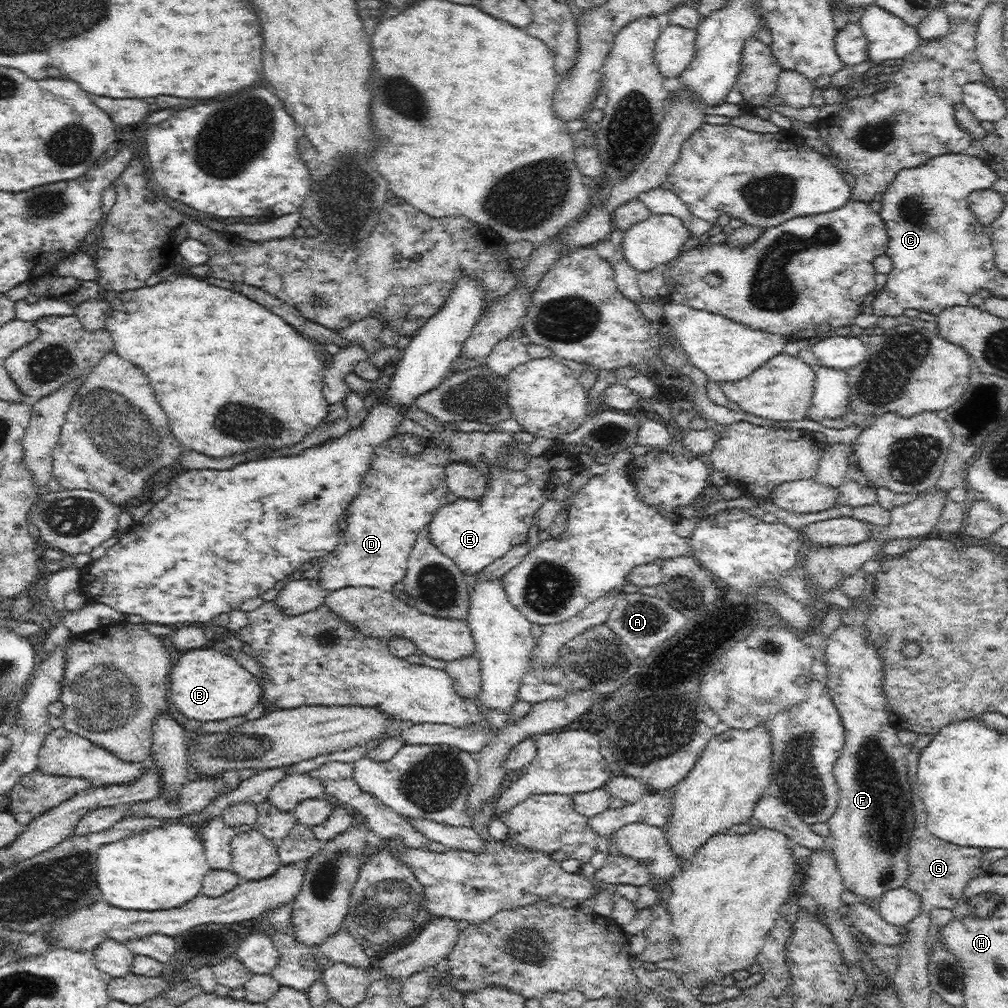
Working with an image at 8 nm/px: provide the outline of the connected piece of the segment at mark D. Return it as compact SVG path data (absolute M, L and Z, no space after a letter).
M395 434L393 437L390 437L387 441L384 441L378 449L375 450L374 456L371 458L371 463L369 464L368 472L364 475L364 480L362 481L362 486L360 492L352 500L352 504L348 506L346 510L346 520L348 520L348 530L346 530L346 538L344 538L344 548L339 551L333 551L328 554L325 558L322 558L319 562L320 565L320 587L326 591L334 591L338 589L344 589L346 587L371 587L380 589L380 591L391 591L396 586L401 586L398 582L404 581L406 577L406 560L410 556L412 550L414 549L414 542L420 534L422 528L429 526L430 521L433 519L433 516L444 506L448 504L446 501L446 494L449 493L449 488L446 480L445 468L454 461L454 455L449 450L444 450L438 447L438 442L436 442L431 437L429 438L420 438L415 434Z

